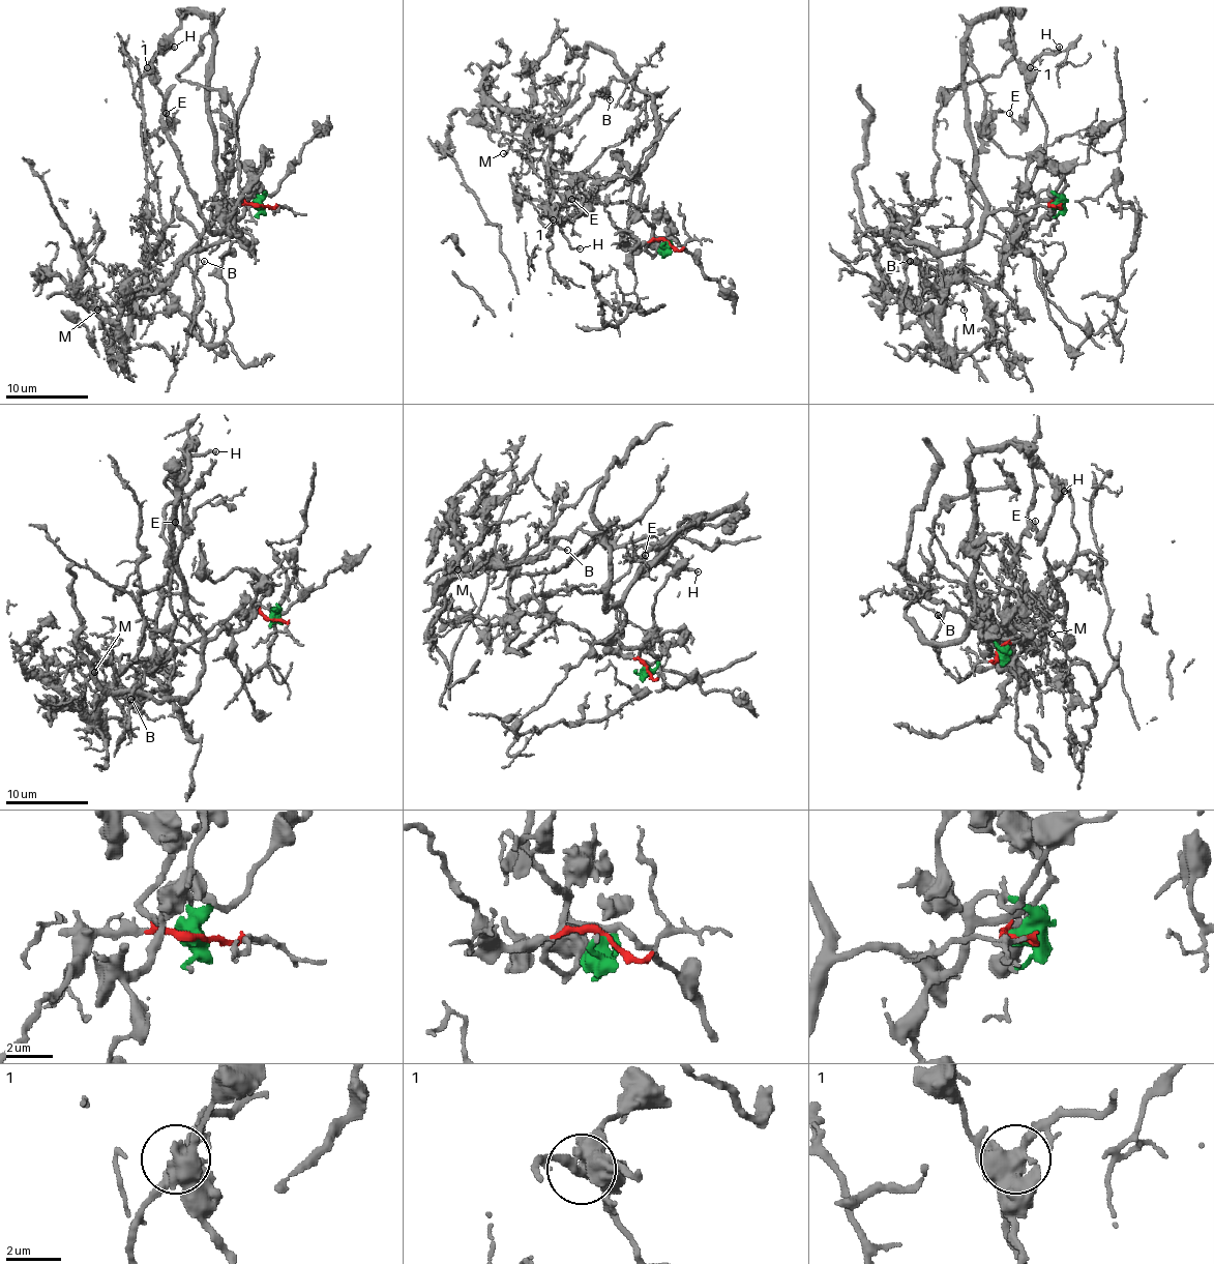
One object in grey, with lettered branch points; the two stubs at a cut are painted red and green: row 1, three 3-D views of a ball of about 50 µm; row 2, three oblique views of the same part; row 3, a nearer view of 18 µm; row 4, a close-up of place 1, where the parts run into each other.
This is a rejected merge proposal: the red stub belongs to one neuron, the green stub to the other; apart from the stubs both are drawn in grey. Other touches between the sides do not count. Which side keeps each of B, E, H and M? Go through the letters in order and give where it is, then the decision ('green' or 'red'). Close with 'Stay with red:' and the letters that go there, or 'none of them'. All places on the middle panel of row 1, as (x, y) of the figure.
B: (610, 99) | red
E: (571, 199) | green
H: (580, 248) | red
M: (503, 153) | red
Stay with red: B, H, M

